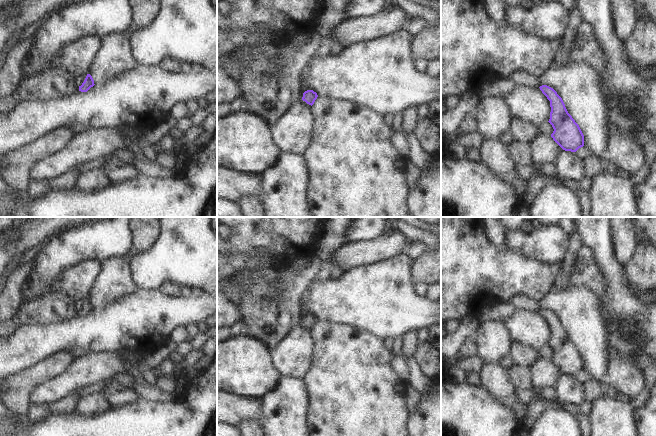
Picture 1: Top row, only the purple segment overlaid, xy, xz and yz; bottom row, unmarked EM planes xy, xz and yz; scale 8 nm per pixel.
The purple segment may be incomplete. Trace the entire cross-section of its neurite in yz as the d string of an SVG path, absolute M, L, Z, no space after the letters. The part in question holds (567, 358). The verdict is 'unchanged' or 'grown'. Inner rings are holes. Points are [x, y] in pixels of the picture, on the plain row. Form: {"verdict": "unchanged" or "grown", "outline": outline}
{"verdict": "unchanged", "outline": "M547 309L539 312L550 325L551 336L548 346L554 353L551 361L563 374L576 376L584 370L584 359L579 349L568 337L562 322L553 312Z"}

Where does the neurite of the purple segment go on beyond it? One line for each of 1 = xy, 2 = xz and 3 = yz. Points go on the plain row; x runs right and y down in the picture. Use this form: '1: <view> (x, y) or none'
1: none
2: none
3: none

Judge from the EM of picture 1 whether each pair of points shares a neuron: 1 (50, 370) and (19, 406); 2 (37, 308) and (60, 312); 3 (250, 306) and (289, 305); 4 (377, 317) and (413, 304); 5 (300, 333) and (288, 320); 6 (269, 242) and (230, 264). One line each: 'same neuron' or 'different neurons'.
1: same neuron
2: same neuron
3: same neuron
4: same neuron
5: different neurons
6: different neurons

